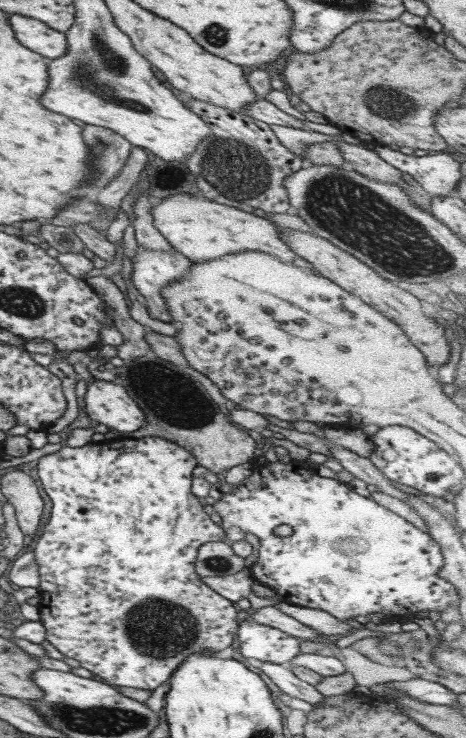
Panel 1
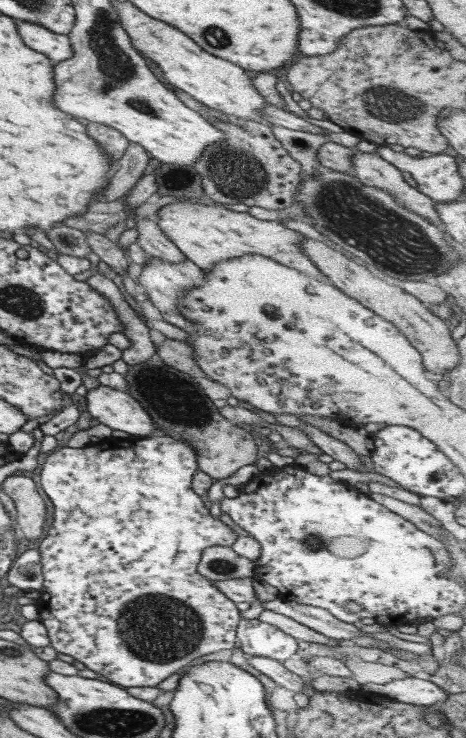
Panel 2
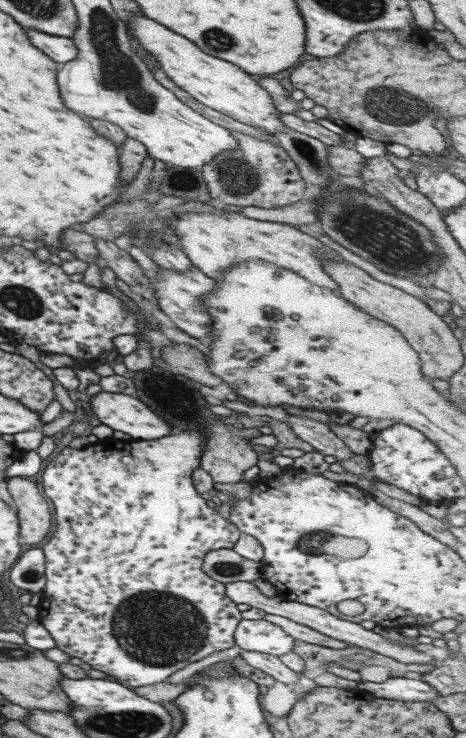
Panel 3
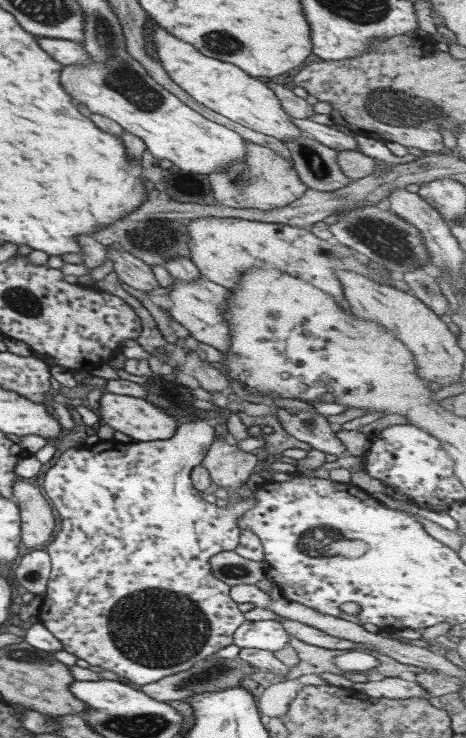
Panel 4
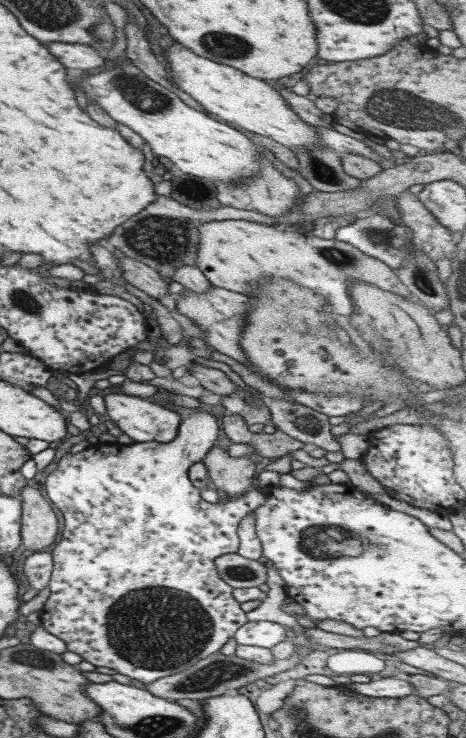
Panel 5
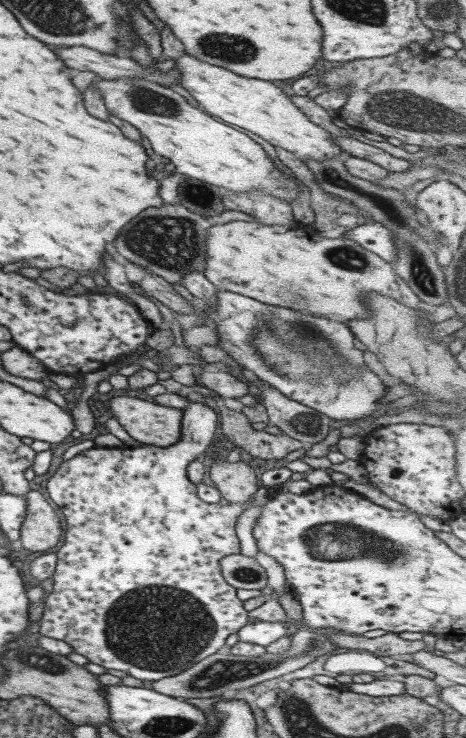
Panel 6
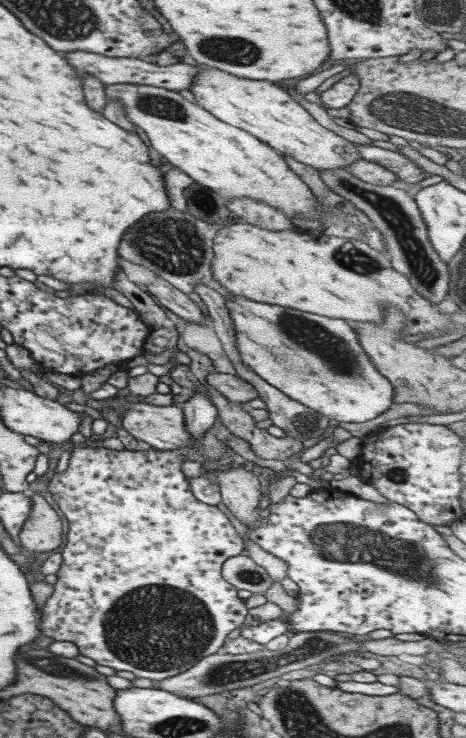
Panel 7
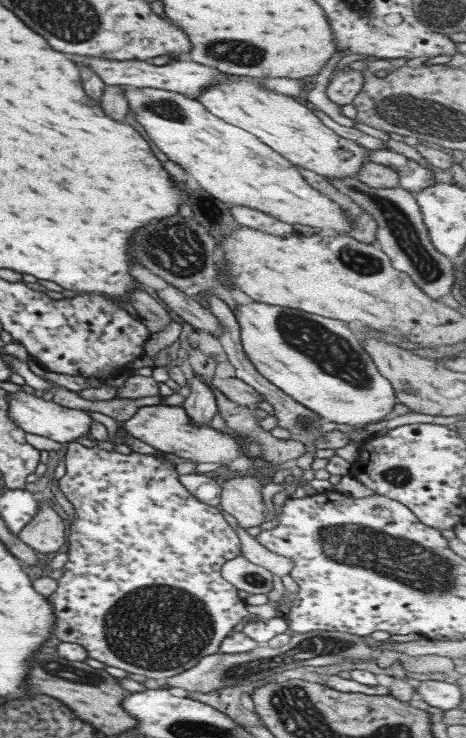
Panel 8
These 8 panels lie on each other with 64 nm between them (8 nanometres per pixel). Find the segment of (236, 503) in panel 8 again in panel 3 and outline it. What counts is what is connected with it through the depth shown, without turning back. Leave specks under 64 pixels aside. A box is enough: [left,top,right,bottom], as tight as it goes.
[127,364,257,482]

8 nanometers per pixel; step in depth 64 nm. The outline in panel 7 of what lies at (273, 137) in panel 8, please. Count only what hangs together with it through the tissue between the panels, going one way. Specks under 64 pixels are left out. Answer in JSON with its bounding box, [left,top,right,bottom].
[188,67,361,170]

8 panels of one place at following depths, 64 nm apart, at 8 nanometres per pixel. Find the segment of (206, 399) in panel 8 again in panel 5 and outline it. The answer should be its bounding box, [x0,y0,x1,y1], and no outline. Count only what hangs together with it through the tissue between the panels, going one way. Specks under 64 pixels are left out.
[38,408,264,685]

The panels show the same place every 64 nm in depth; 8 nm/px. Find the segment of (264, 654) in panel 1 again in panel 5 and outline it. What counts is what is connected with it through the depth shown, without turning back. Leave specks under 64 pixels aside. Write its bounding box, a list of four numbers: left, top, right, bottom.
[232,621,290,648]

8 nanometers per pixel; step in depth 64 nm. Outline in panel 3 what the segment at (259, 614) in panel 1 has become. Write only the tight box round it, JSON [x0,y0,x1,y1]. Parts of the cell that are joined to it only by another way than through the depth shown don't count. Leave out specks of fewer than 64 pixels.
[262,613,352,649]

